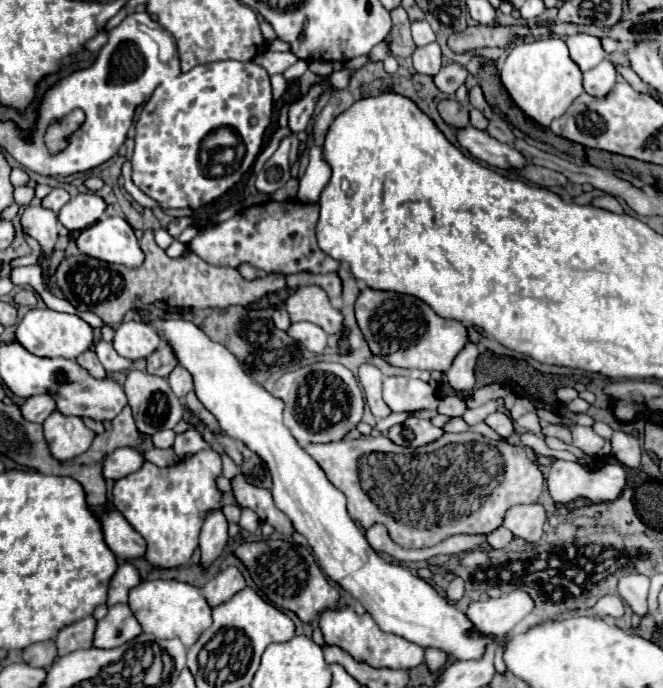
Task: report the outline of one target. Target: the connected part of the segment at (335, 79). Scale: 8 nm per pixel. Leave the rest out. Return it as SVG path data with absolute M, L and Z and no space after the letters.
M344 68L344 70L340 70L340 72L332 72L330 74L330 86L334 86L334 88L346 88L346 84L348 84L348 80L350 80L350 70L348 68Z

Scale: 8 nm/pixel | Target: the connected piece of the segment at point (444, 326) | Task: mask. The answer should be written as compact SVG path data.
M364 288L354 310L372 354L382 356L392 366L446 372L468 342L468 330L462 322L440 318L426 302L408 294Z

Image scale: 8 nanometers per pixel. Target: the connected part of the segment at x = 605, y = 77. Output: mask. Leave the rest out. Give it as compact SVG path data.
M602 60L596 68L584 72L584 90L590 96L602 98L616 84L616 68L610 60Z

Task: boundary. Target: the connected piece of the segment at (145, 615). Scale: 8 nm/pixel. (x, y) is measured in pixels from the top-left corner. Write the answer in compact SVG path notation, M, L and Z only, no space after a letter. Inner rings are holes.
M148 580L138 584L130 592L130 608L146 634L154 634L162 640L180 638L186 648L190 648L200 634L212 626L210 606L202 592L196 586L178 580Z

